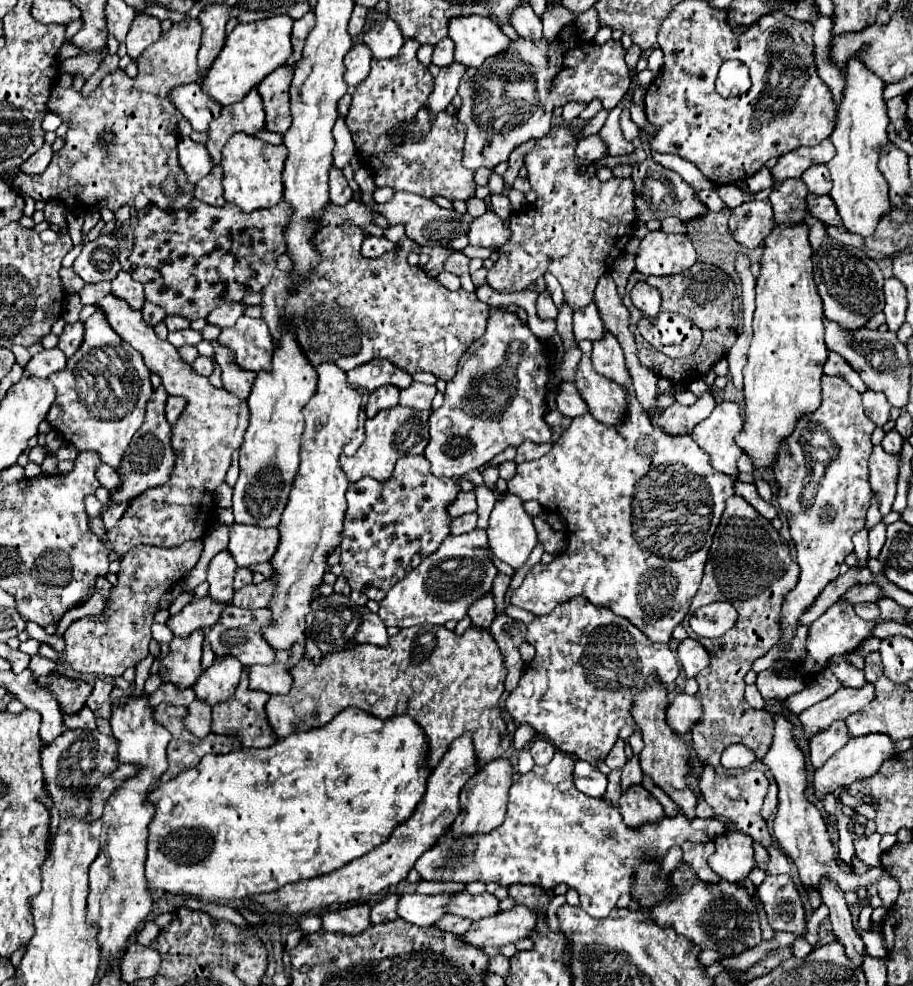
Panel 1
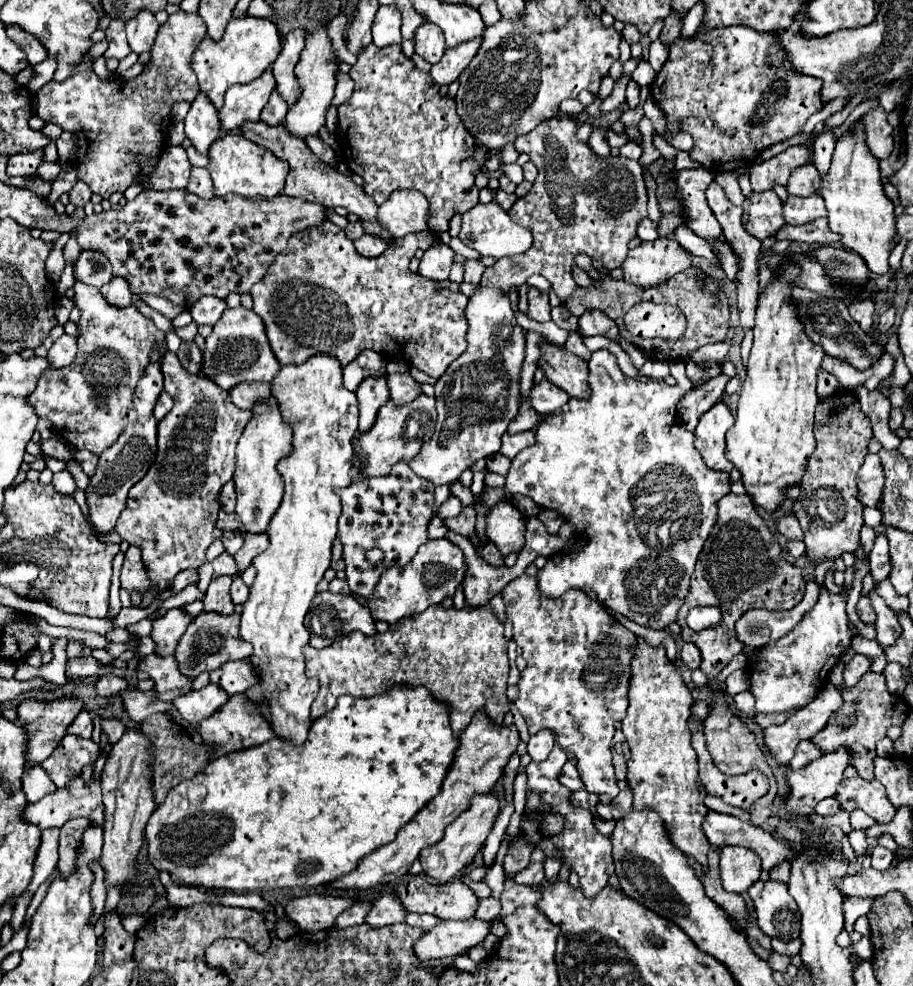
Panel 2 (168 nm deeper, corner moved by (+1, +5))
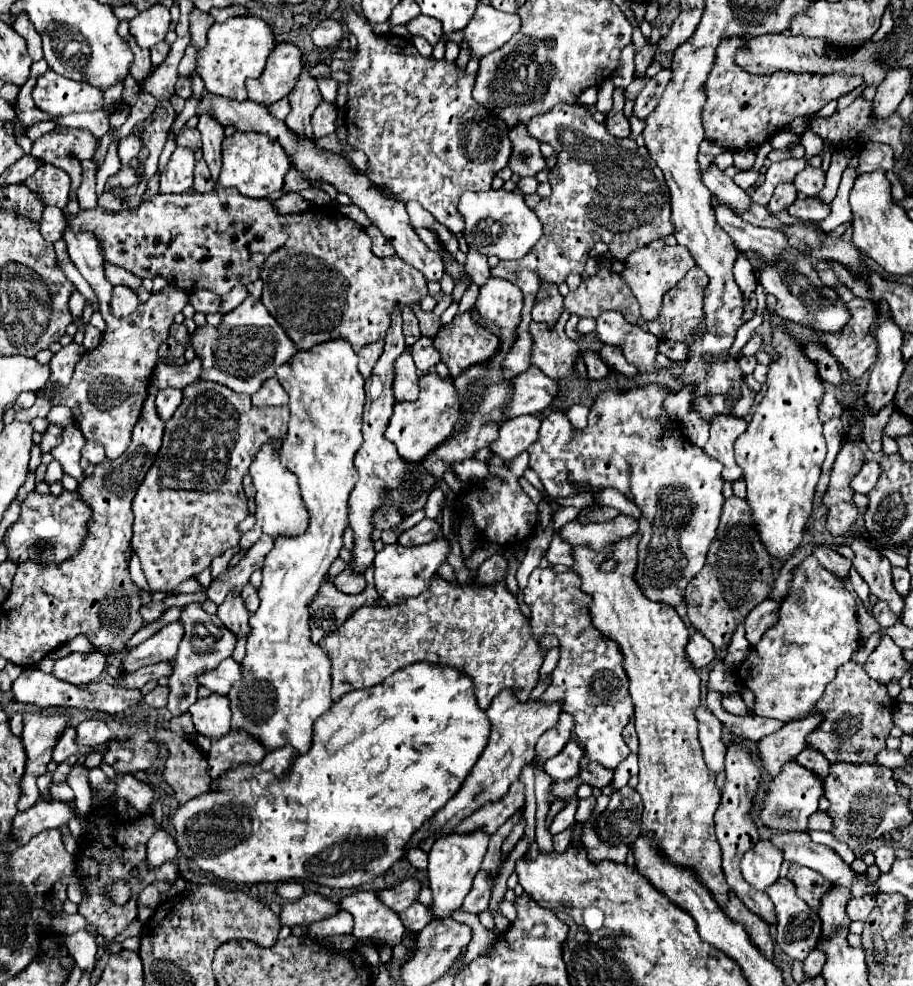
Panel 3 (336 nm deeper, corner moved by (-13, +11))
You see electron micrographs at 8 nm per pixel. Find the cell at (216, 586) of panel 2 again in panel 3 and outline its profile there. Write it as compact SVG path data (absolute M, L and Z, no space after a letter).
M227 595L227 599L219 605L217 617L221 619L221 623L235 633L237 639L241 637L249 637L251 627L249 627L249 611L243 605L241 595Z

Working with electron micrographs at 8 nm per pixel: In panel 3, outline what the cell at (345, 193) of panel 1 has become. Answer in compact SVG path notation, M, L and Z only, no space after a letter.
M321 101L319 107L313 113L313 131L315 137L325 137L329 133L335 133L335 119L337 119L337 109L333 103Z

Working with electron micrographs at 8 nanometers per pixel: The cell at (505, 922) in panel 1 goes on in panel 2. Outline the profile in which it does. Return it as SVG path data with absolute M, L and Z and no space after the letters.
M471 917L469 921L441 921L415 943L415 953L421 961L457 957L483 943L491 933L491 925L493 921L477 917Z

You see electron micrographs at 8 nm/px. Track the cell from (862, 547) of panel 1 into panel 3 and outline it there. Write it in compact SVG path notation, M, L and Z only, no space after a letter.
M809 555L795 571L791 581L791 593L779 607L779 621L775 627L763 633L761 641L749 649L747 659L735 669L745 687L749 687L755 695L753 713L761 717L779 719L783 723L799 719L807 715L813 705L823 695L825 685L835 679L837 669L847 663L853 651L859 647L859 631L857 631L857 615L855 615L855 599L843 587L839 579L835 579L829 571L825 571L813 555Z

